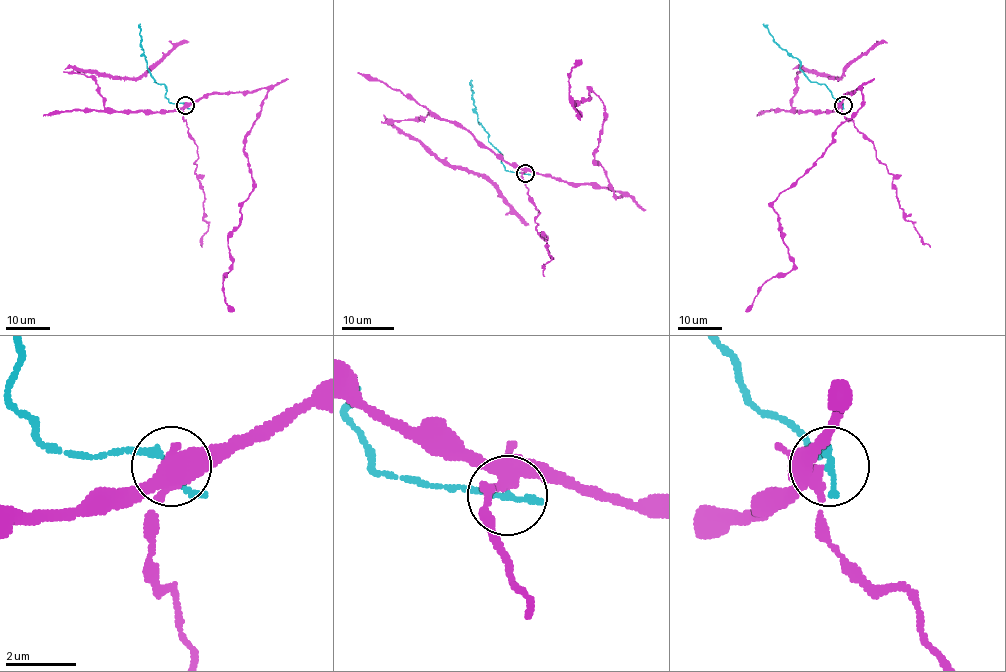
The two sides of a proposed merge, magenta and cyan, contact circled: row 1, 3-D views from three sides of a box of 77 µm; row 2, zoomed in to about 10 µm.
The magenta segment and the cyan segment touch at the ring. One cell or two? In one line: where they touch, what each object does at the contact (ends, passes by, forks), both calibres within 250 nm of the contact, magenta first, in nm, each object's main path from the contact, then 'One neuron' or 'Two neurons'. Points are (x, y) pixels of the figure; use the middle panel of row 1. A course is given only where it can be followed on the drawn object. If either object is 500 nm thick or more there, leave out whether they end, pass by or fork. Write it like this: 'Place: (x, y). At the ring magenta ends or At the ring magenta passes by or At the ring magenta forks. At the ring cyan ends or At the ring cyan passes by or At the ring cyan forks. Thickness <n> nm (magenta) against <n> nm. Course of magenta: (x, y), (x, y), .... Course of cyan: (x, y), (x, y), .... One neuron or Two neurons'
Place: (525, 173). At the ring magenta forks. At the ring cyan passes by. Thickness 400 nm (magenta) against 160 nm. Course of magenta: (525, 172), (622, 193), (594, 159), (603, 102), (593, 91), (575, 103), (580, 115), (573, 107), (580, 60). Course of cyan: (525, 174), (504, 167), (502, 154), (488, 141), (479, 123), (471, 80). Two neurons

